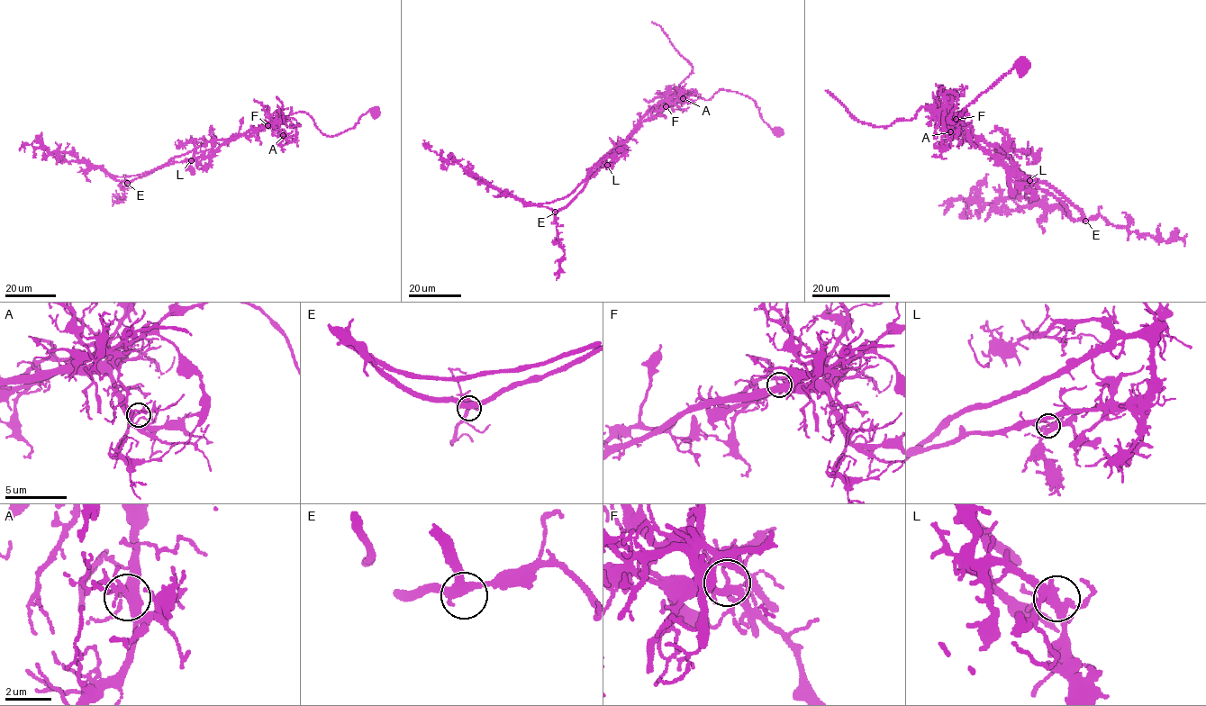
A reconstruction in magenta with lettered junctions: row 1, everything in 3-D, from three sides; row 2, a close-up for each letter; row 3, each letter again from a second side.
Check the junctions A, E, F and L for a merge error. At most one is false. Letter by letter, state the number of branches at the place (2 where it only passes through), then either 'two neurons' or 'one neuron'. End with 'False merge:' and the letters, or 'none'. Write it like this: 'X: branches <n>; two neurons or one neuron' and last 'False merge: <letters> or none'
A: branches 5; one neuron
E: branches 4; one neuron
F: branches 4; two neurons
L: branches 4; one neuron
False merge: F

